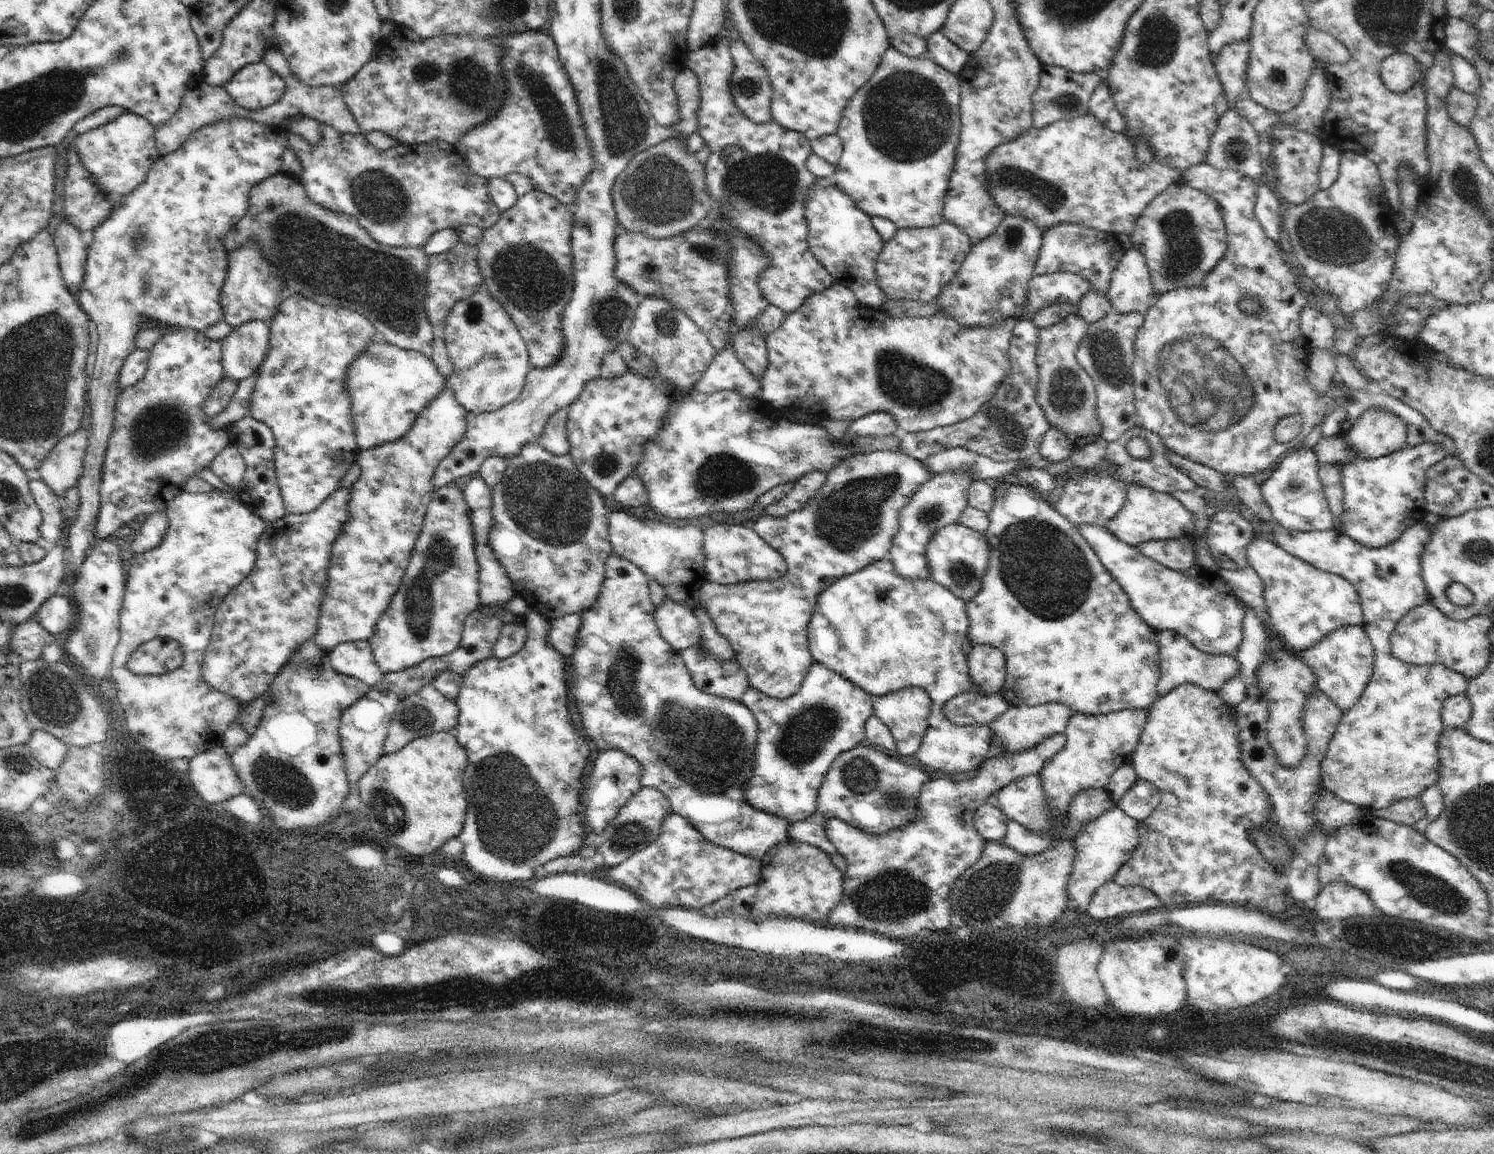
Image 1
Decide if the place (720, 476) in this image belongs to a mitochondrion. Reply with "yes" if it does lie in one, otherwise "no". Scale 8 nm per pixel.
yes

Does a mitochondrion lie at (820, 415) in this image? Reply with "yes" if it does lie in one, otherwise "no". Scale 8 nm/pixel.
no

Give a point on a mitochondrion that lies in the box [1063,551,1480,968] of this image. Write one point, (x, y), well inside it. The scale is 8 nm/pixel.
(1428, 889)

